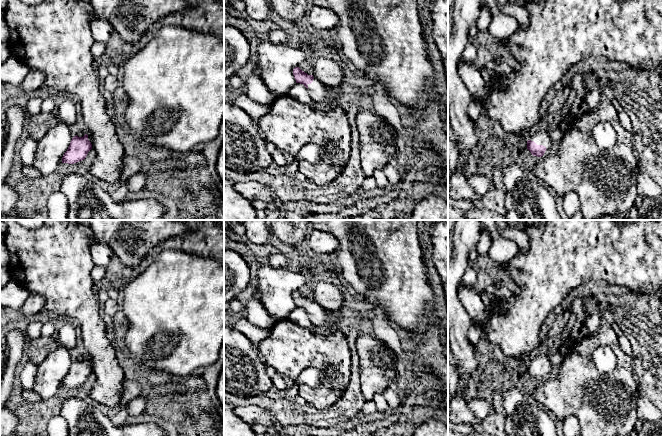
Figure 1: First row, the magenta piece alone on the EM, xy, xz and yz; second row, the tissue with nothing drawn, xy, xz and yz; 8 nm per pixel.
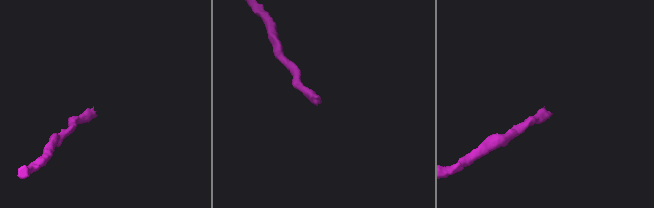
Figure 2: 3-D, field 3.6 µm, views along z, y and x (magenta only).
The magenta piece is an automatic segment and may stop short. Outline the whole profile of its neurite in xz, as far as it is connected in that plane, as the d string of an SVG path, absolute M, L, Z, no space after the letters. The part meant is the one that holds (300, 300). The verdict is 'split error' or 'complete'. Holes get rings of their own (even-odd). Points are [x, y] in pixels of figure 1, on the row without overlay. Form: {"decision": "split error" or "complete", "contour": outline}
{"decision": "split error", "contour": "M299 291L293 293L293 299L296 307L303 308L311 322L318 327L320 331L330 329L333 325L333 316L330 312L318 306L313 299L308 299Z"}

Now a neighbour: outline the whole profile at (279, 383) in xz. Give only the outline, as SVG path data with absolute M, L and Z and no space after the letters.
M277 373L272 374L271 379L272 379L273 386L278 391L284 392L288 388L287 382L280 374Z

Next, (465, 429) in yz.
M448 421L448 431L468 436L476 431L480 431L478 422L470 424L454 424Z

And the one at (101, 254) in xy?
M97 239L90 246L90 254L94 264L100 267L106 267L115 256L110 247Z

